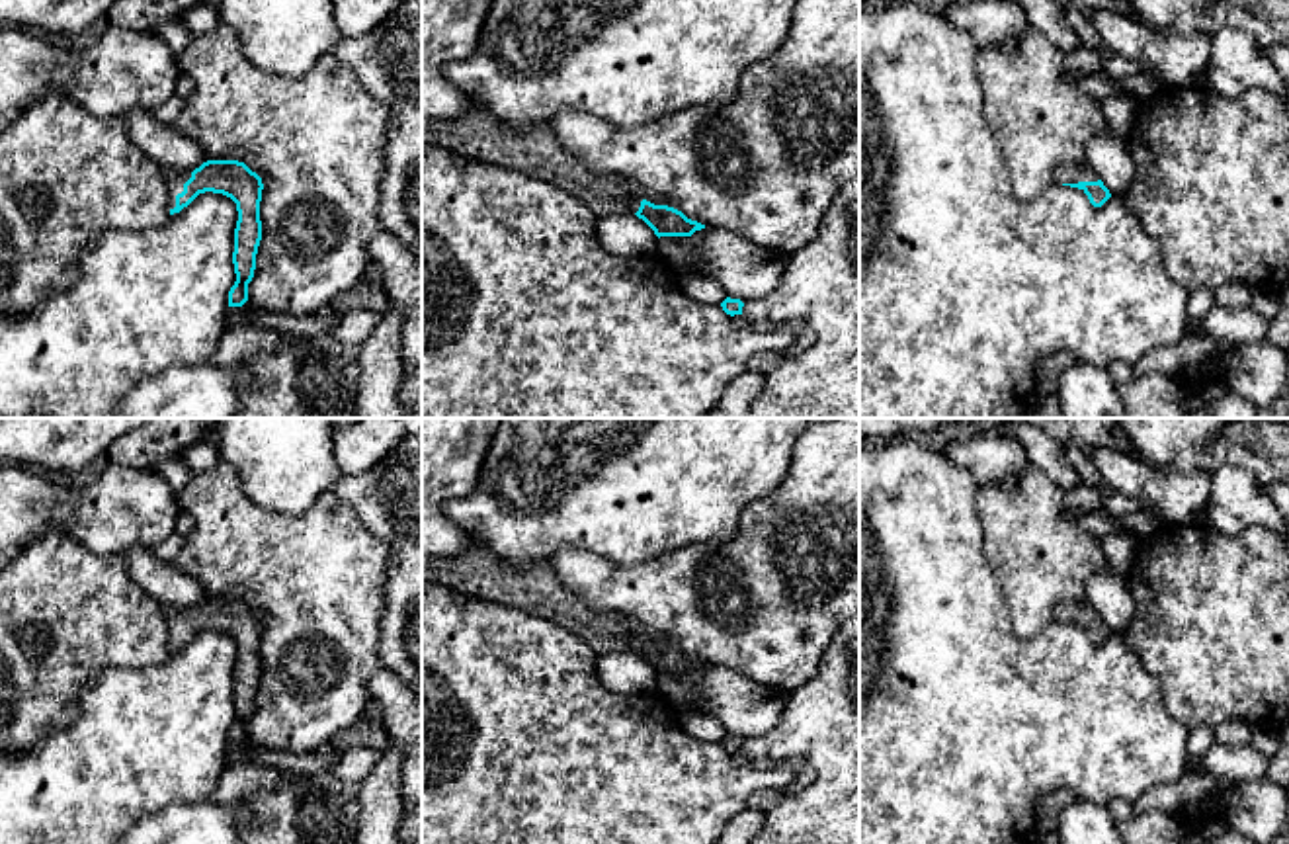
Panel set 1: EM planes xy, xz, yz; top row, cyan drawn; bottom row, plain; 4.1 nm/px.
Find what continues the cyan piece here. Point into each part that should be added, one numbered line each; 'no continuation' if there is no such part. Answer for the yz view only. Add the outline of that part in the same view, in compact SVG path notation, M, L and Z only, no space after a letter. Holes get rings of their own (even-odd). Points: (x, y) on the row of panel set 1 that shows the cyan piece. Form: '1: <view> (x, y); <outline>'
1: yz (1077, 172); M1088 160L1076 164L1062 164L1053 174L1055 184L1078 184L1078 182L1098 182L1098 180L1100 178L1088 164Z

